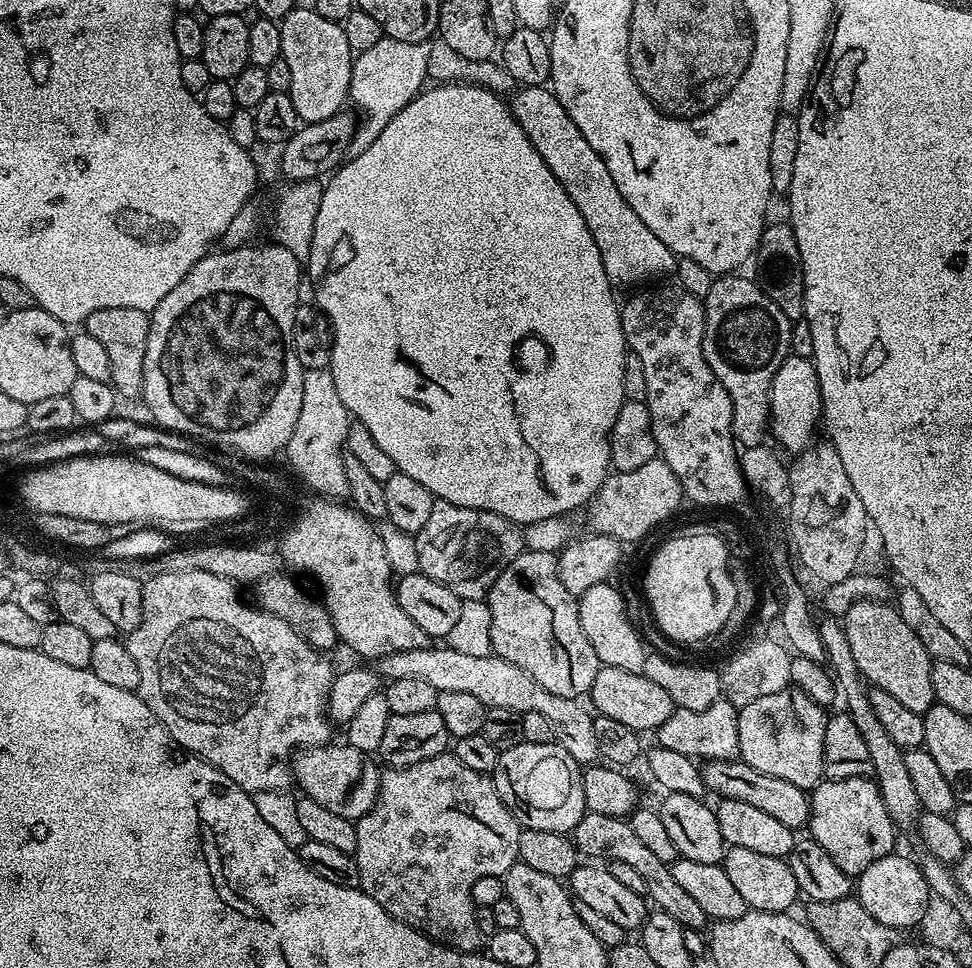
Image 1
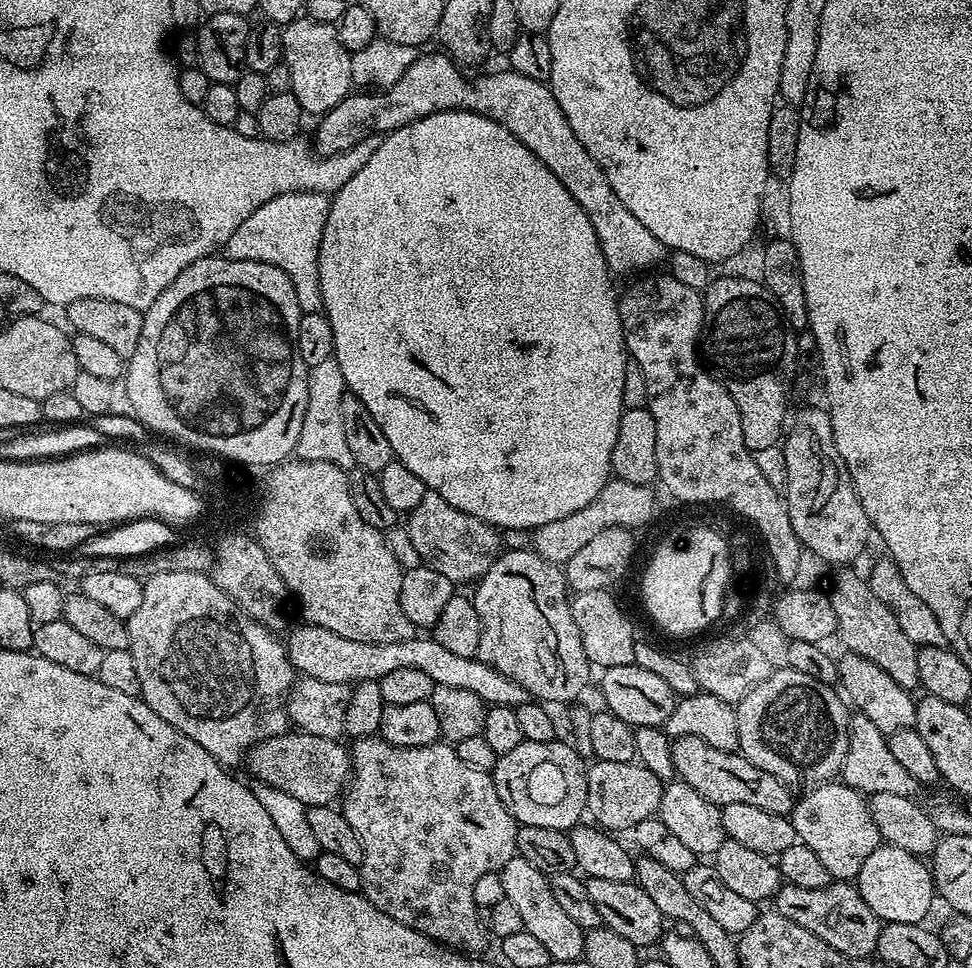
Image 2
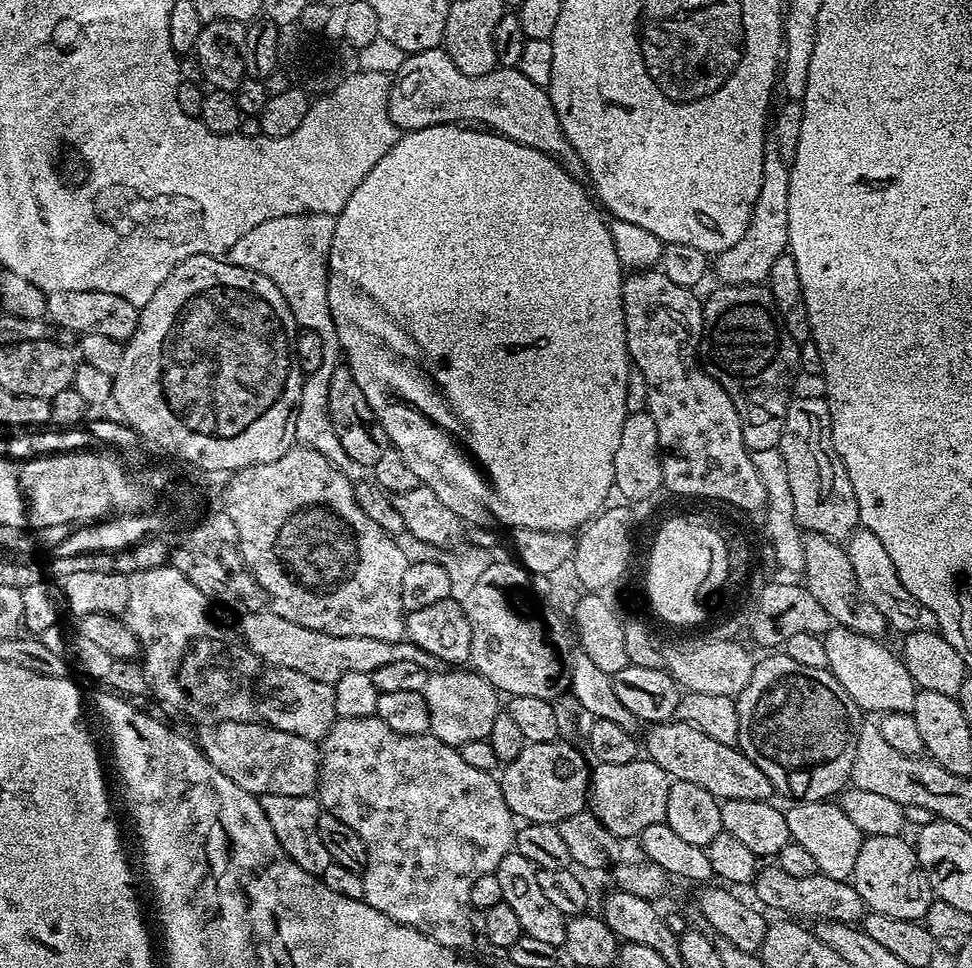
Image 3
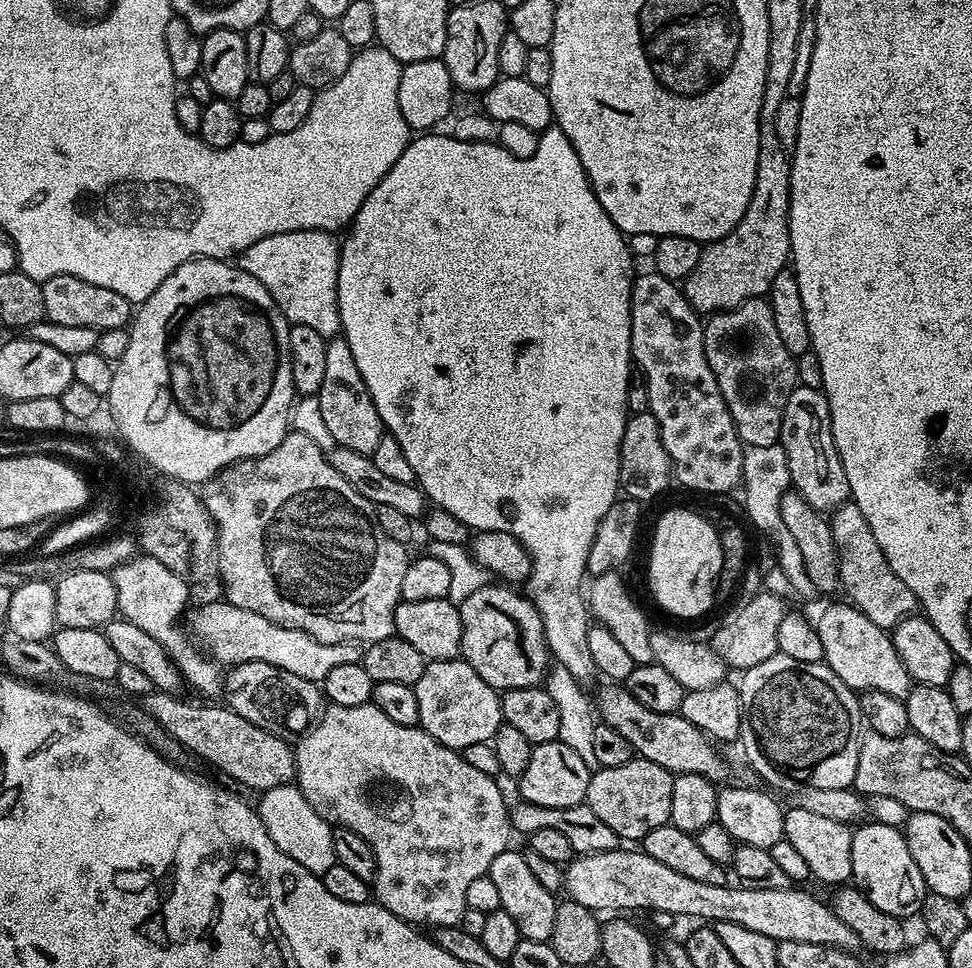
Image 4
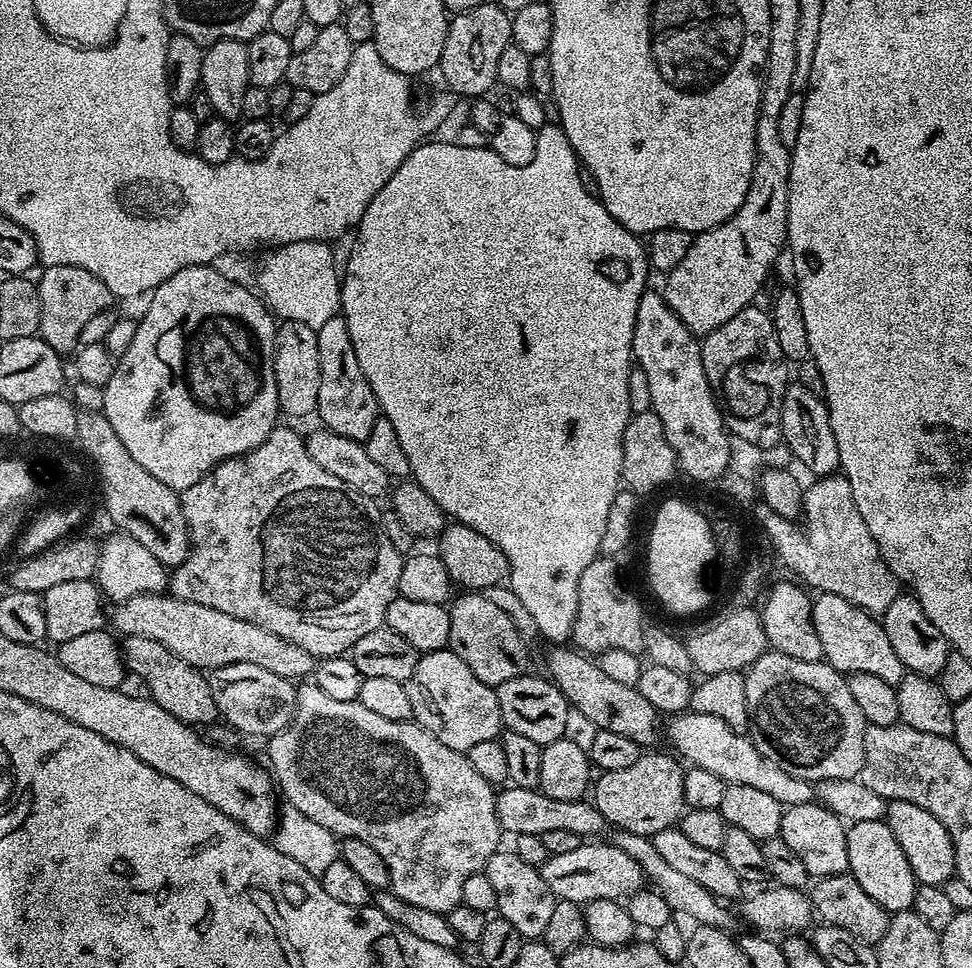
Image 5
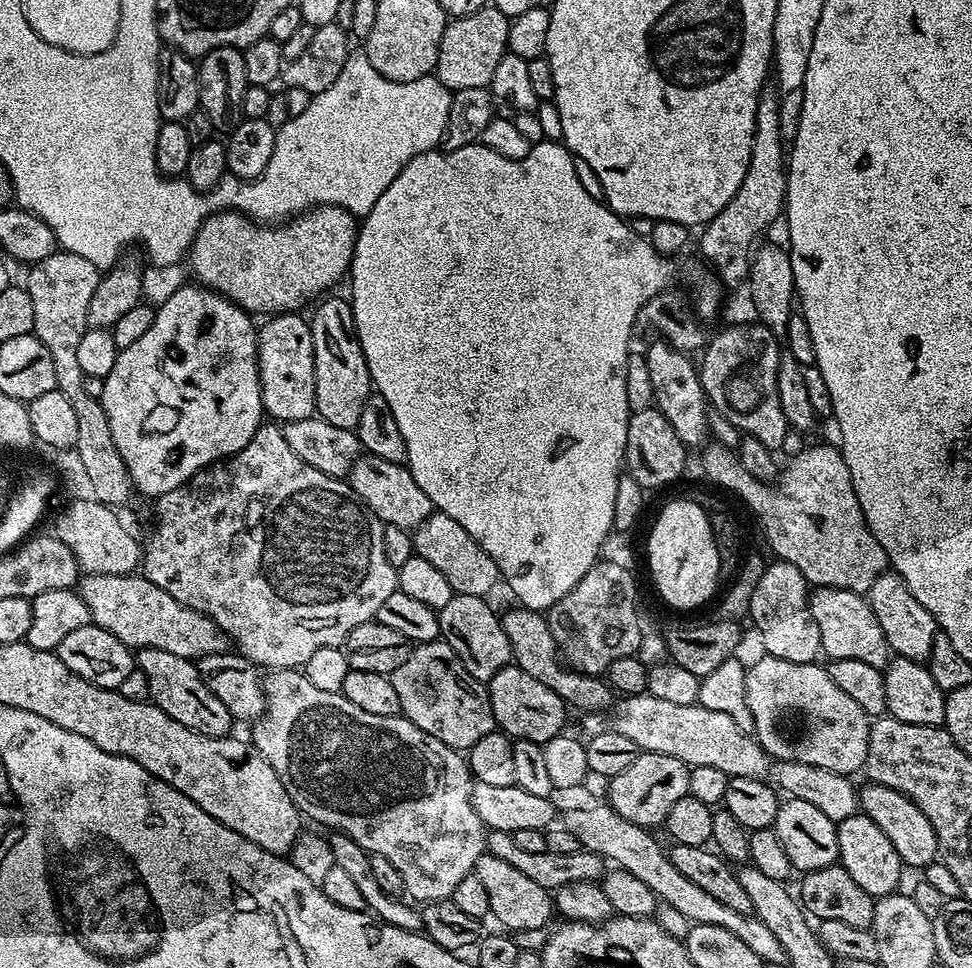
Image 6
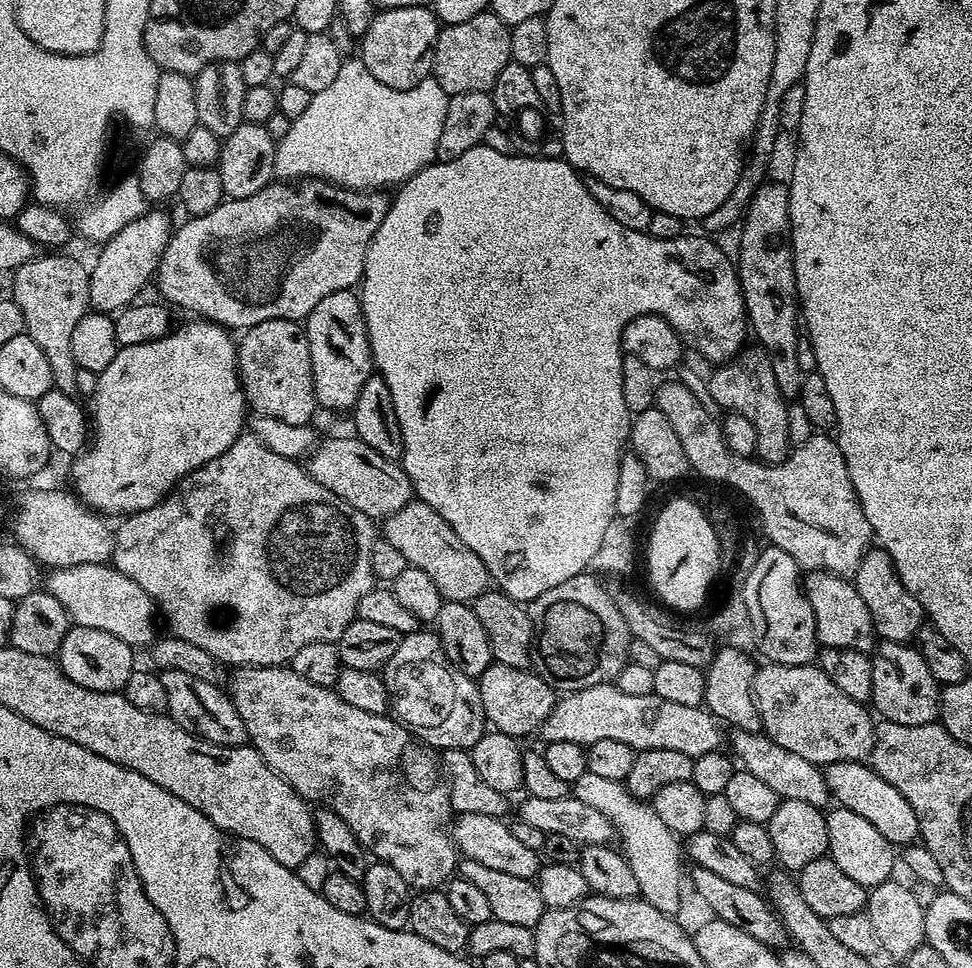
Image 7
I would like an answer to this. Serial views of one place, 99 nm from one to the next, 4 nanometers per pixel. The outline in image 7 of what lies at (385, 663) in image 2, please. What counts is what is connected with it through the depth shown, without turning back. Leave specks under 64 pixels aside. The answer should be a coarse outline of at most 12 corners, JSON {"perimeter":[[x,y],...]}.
{"perimeter":[[111,563],[49,571],[75,626],[157,639],[154,602]]}

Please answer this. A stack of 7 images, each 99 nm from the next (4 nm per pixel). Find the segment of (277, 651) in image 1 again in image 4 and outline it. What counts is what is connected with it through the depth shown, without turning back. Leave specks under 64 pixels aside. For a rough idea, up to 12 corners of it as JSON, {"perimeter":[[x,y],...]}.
{"perimeter":[[143,554],[110,575],[119,615],[158,638],[201,697],[221,669],[176,625],[189,581]]}

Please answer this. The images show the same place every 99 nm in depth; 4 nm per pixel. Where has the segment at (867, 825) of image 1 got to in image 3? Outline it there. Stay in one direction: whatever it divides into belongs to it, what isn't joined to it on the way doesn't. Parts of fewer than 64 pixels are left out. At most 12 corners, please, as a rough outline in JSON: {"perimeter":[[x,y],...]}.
{"perimeter":[[832,800],[784,812],[817,872],[848,880],[864,833]]}

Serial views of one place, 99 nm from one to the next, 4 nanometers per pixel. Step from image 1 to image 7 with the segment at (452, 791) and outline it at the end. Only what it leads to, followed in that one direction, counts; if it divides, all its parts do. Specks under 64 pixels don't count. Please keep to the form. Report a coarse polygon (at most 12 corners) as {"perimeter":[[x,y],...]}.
{"perimeter":[[291,667],[226,688],[248,740],[414,890],[453,879],[437,749]]}

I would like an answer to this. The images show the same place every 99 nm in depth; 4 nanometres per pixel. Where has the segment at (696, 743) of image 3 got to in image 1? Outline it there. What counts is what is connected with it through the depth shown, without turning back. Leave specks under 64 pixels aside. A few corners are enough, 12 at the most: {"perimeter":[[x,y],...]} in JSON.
{"perimeter":[[709,760],[704,786],[800,830],[805,789],[745,760]]}

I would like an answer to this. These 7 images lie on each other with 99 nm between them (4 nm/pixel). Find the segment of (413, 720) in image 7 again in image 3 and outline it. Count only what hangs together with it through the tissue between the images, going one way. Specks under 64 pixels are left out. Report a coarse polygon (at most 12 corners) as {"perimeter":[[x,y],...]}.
{"perimeter":[[437,670],[423,693],[431,735],[487,740],[501,693],[474,670]]}

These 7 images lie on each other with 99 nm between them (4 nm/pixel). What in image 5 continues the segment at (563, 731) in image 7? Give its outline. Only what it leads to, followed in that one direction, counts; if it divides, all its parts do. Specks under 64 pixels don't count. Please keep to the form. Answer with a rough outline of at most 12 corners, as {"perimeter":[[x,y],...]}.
{"perimeter":[[677,712],[666,740],[725,785],[755,786],[785,806],[817,799],[813,781],[762,758],[714,714]]}

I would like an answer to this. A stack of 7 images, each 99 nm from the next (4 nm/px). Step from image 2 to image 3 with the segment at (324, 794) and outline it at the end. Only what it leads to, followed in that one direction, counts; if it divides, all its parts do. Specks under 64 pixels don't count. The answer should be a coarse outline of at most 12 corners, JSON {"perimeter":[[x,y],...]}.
{"perimeter":[[255,719],[196,745],[255,796],[312,796],[317,741]]}

